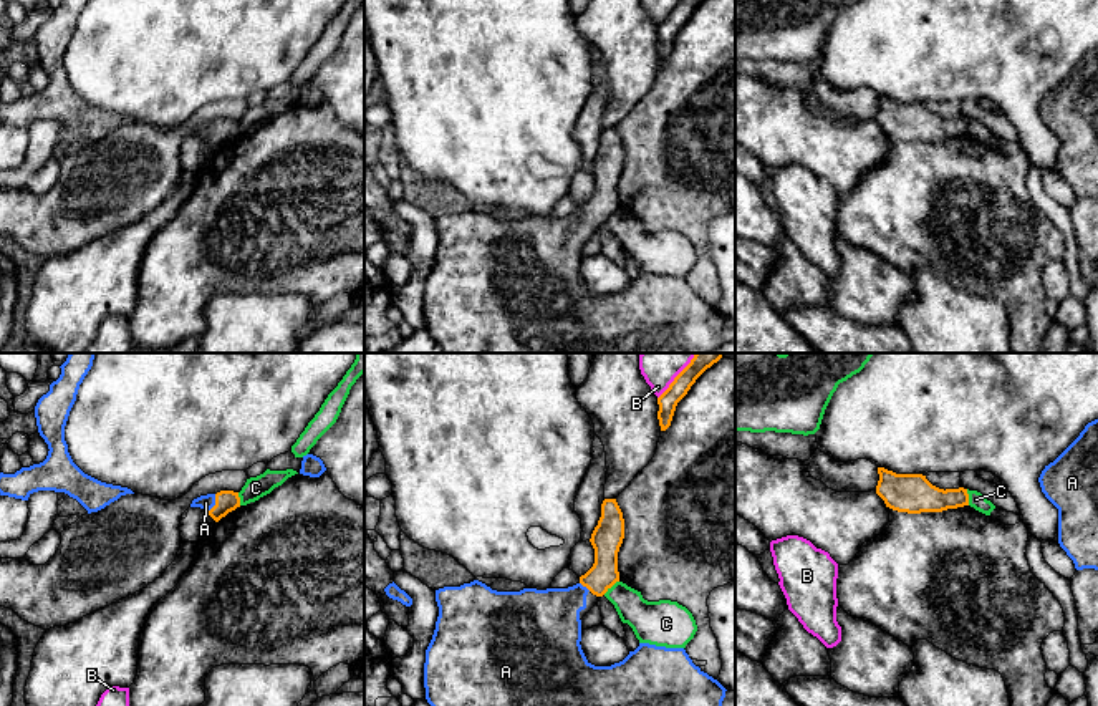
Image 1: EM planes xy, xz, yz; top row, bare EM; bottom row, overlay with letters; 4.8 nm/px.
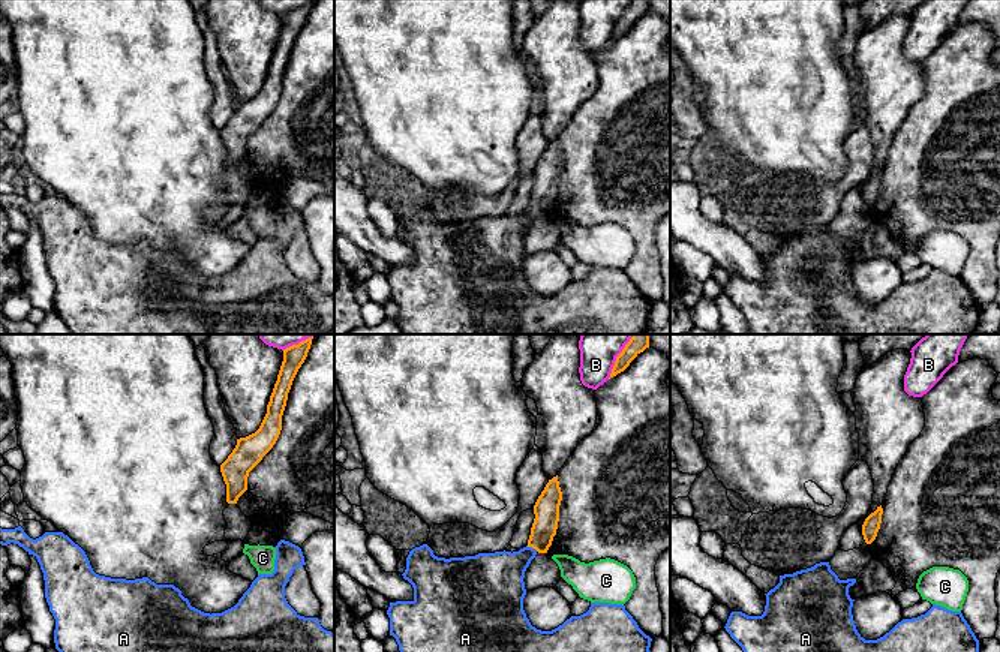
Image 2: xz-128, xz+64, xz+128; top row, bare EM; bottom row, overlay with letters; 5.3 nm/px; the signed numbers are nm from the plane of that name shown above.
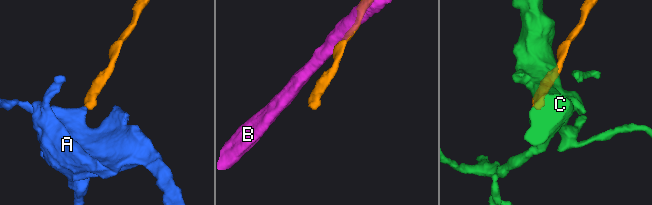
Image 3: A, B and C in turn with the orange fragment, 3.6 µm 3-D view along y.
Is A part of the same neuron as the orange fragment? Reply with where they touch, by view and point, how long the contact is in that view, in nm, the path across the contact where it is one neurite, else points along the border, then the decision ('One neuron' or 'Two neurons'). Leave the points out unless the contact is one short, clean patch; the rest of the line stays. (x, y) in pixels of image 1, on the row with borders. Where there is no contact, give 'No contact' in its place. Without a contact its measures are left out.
Touches orange at xy (216, 504). Shared border 100 nm. Path across: xy (226, 501), (216, 504), (206, 502). One neuron

